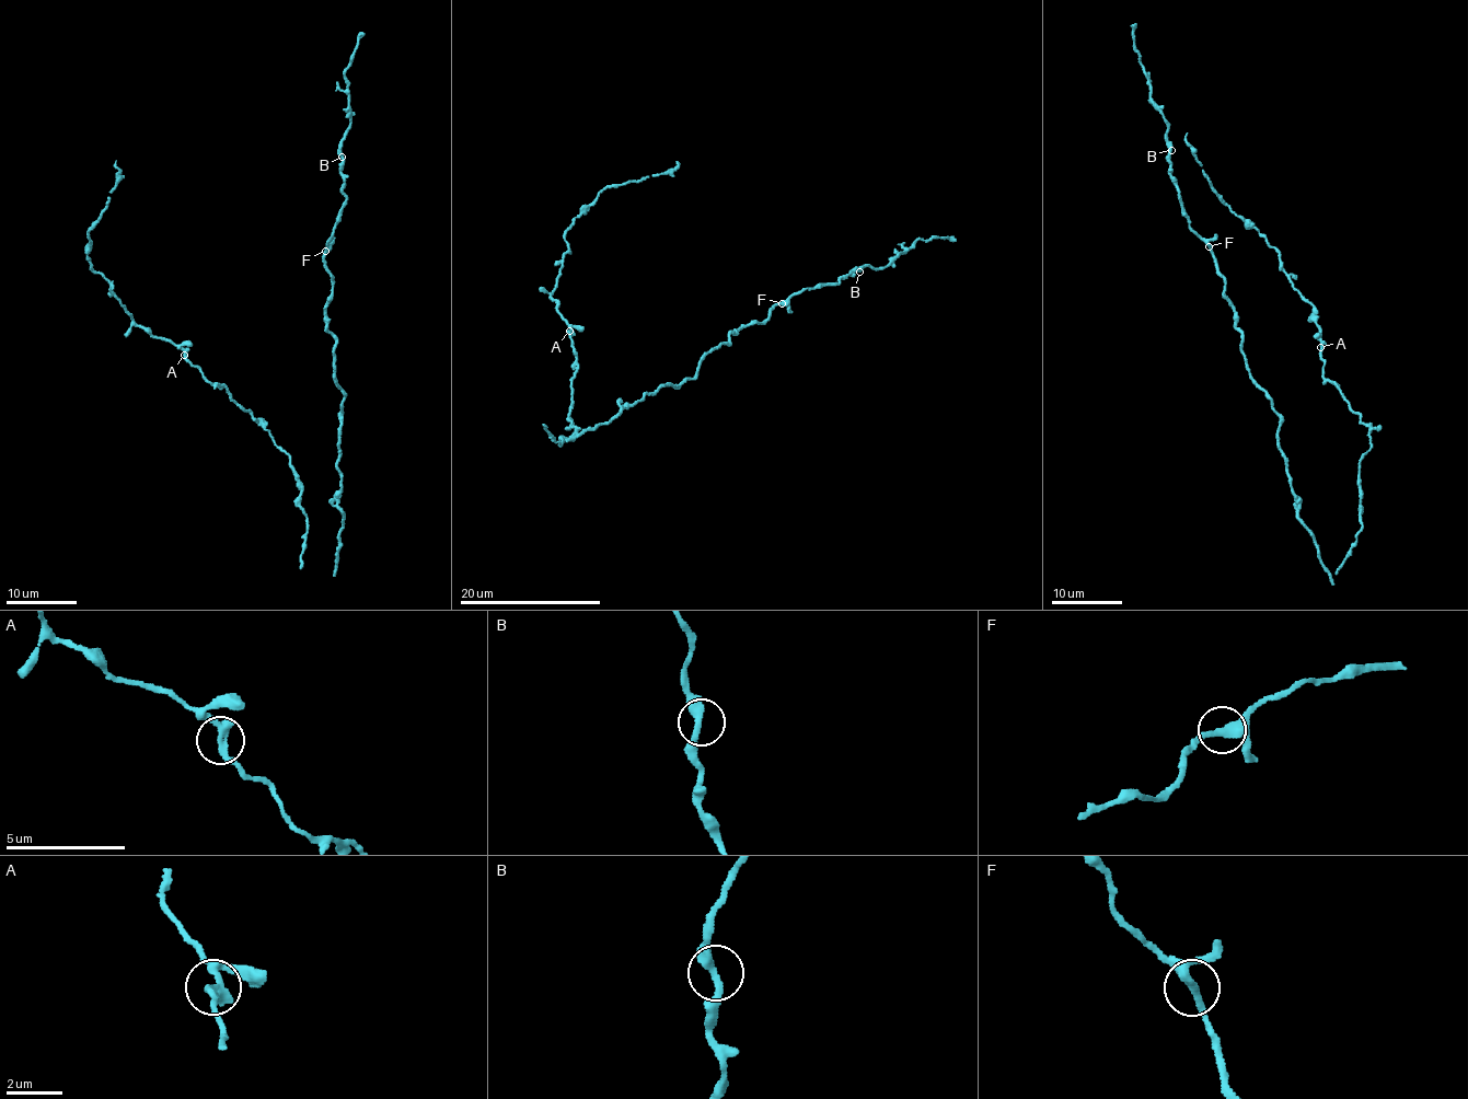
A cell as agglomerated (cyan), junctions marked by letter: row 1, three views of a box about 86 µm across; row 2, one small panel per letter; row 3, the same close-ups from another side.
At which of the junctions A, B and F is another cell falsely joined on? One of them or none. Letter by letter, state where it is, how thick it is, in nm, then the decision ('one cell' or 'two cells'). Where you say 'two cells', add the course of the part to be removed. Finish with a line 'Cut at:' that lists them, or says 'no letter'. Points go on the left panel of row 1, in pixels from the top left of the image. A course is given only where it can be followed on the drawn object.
A: at (184, 355); 320 nm thick; one cell
B: at (342, 157); 320 nm thick; one cell
F: at (325, 251); 320 nm thick; one cell
Cut at: no letter

